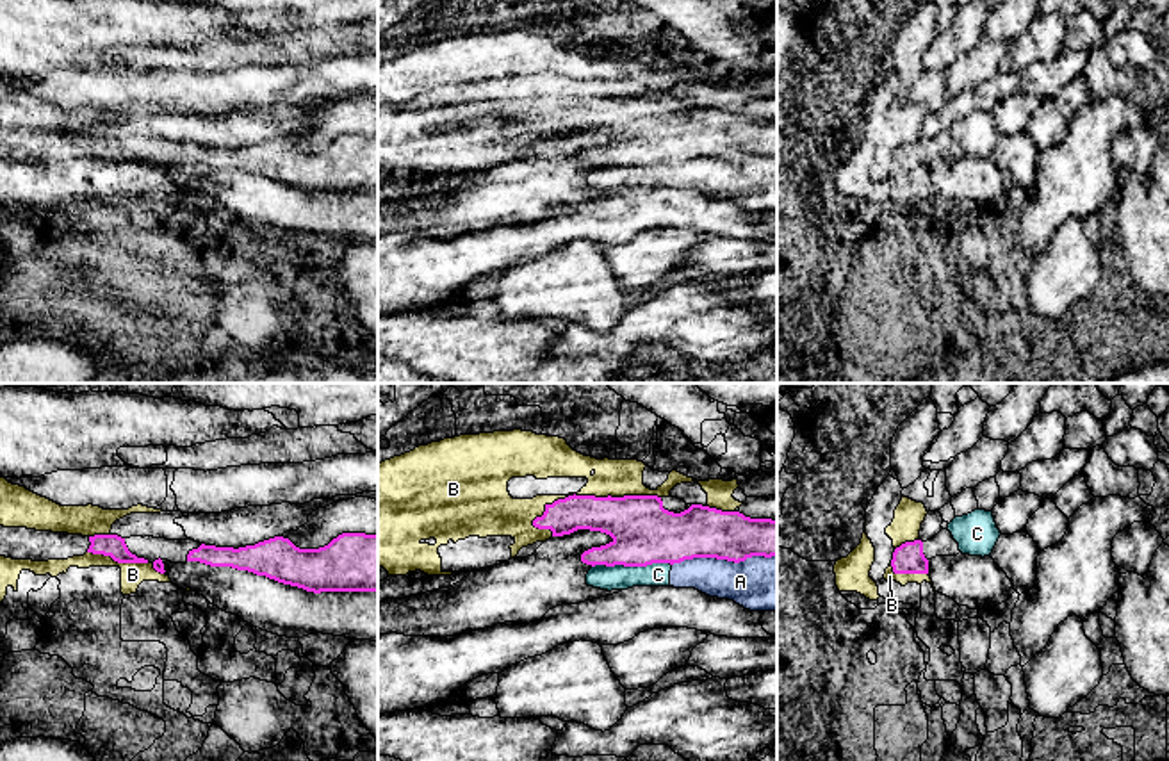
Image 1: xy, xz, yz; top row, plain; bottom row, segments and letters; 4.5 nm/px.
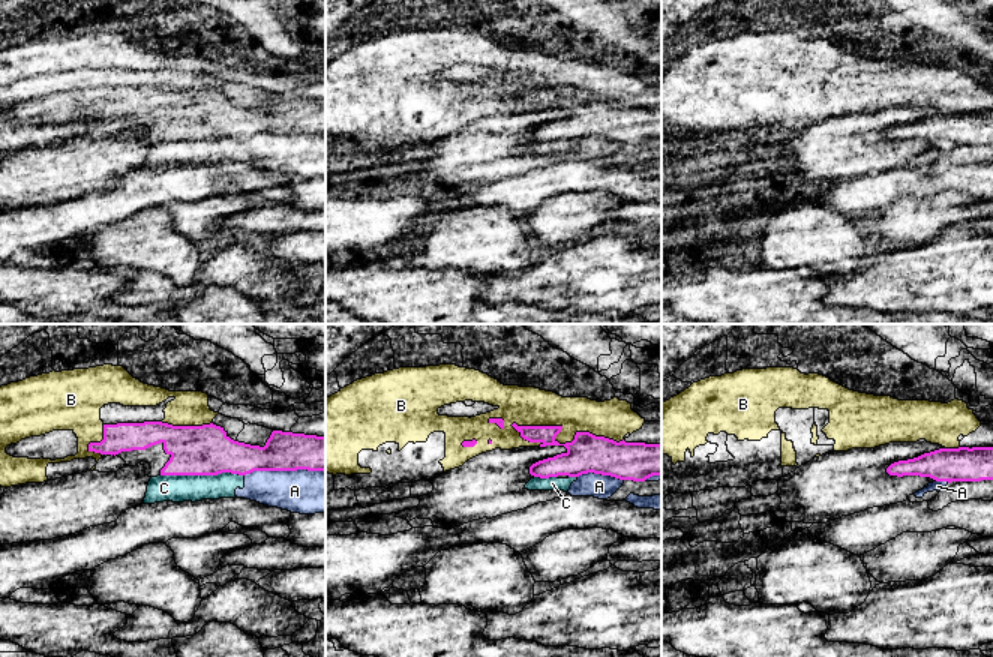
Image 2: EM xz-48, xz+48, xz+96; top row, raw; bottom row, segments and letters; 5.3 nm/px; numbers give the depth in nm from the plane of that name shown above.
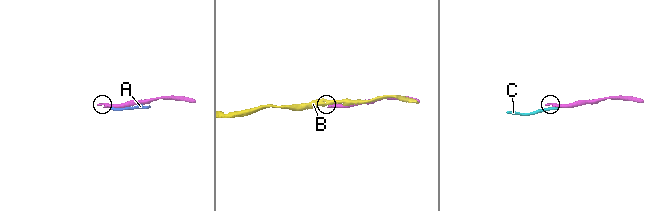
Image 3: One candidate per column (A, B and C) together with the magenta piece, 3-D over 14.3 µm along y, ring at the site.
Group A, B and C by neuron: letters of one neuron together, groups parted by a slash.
A C / B

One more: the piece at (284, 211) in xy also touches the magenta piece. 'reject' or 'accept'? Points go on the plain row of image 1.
reject

